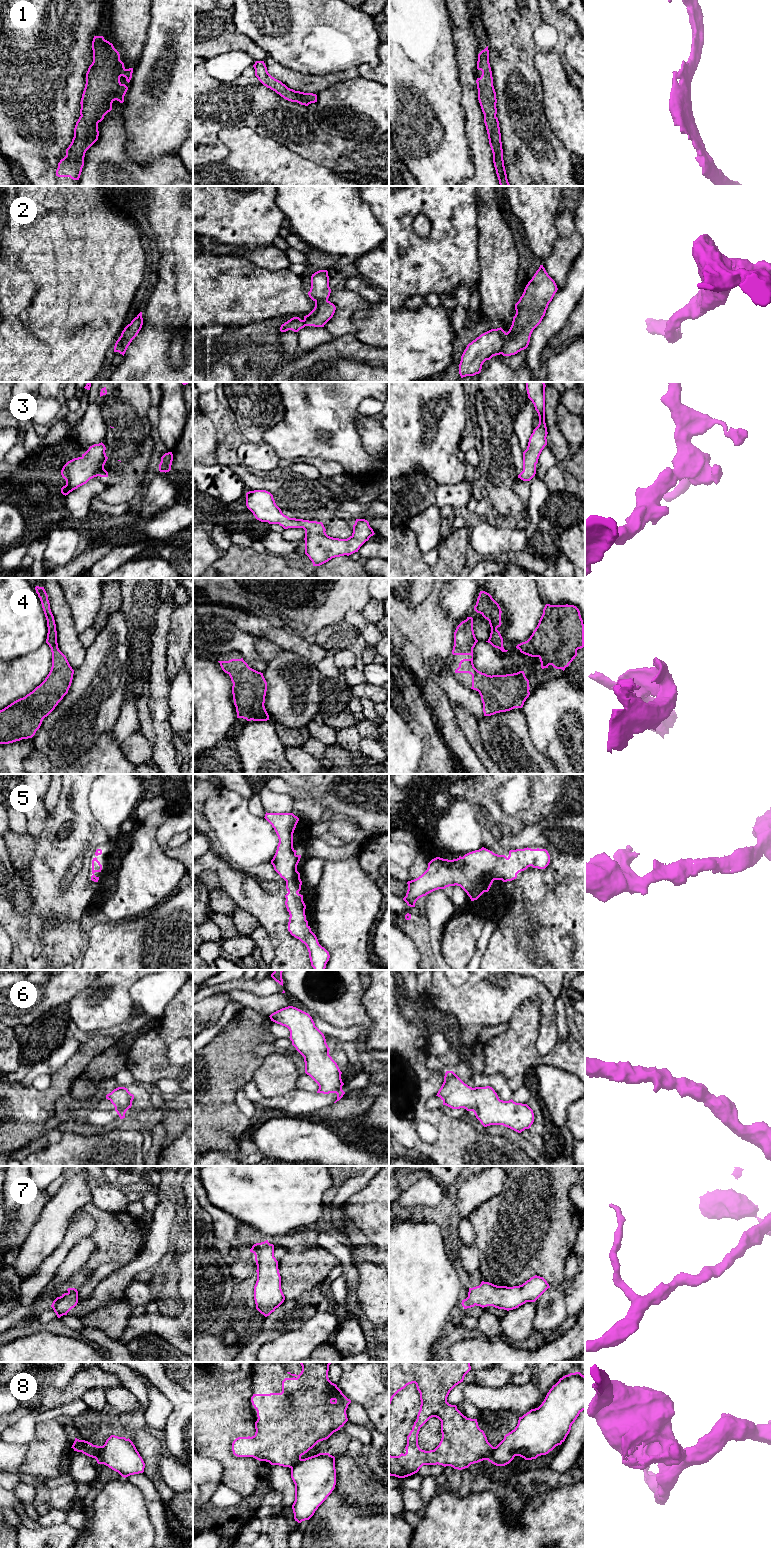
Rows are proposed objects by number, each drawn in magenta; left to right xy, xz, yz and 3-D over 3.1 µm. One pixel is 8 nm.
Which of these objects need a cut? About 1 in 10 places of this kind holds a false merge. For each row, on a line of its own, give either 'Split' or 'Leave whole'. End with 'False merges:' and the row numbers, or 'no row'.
1: Leave whole
2: Leave whole
3: Leave whole
4: Leave whole
5: Leave whole
6: Leave whole
7: Leave whole
8: Split
False merges: 8

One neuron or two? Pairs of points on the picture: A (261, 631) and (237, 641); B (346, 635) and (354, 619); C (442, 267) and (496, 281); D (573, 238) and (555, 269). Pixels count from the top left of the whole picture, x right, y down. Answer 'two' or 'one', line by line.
A: two
B: two
C: two
D: one

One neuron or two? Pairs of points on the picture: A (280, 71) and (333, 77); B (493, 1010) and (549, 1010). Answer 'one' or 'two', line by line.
A: one
B: one

